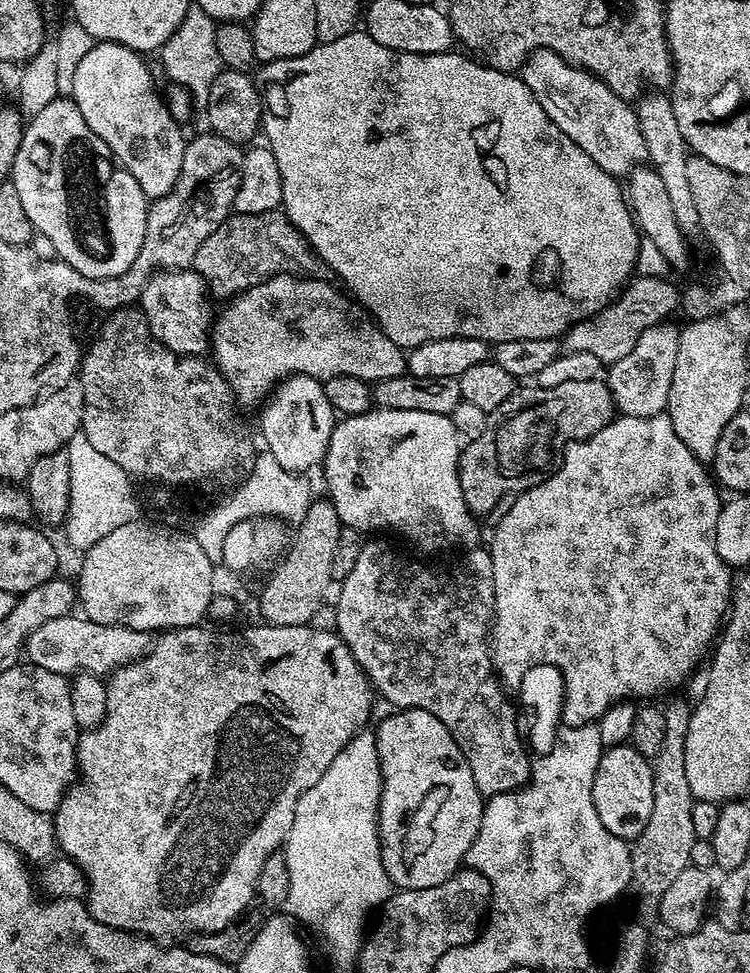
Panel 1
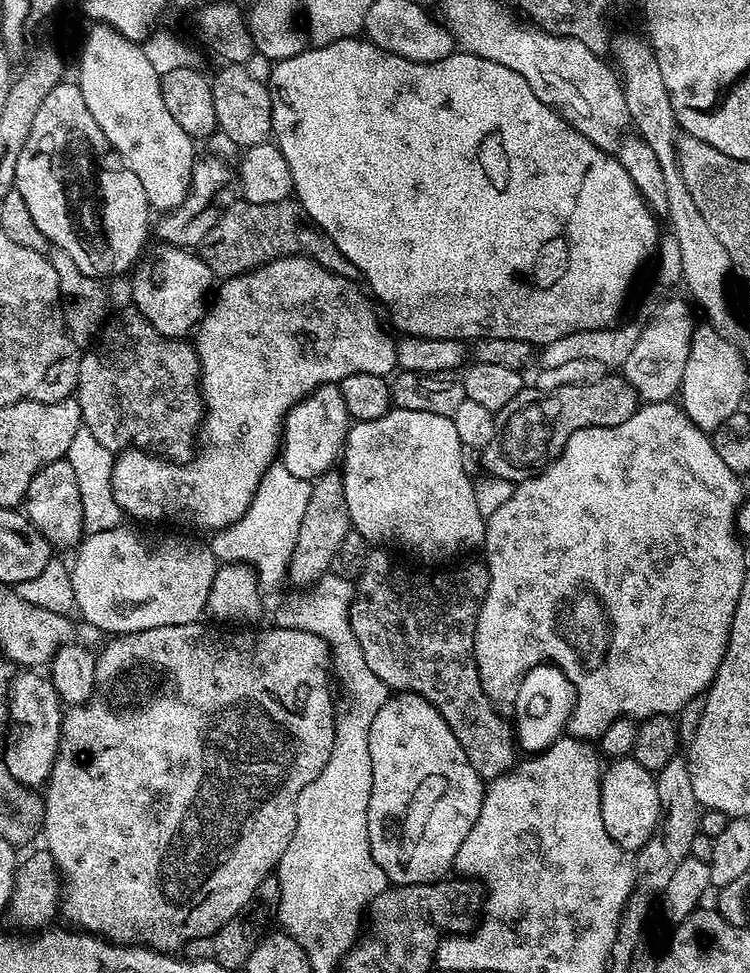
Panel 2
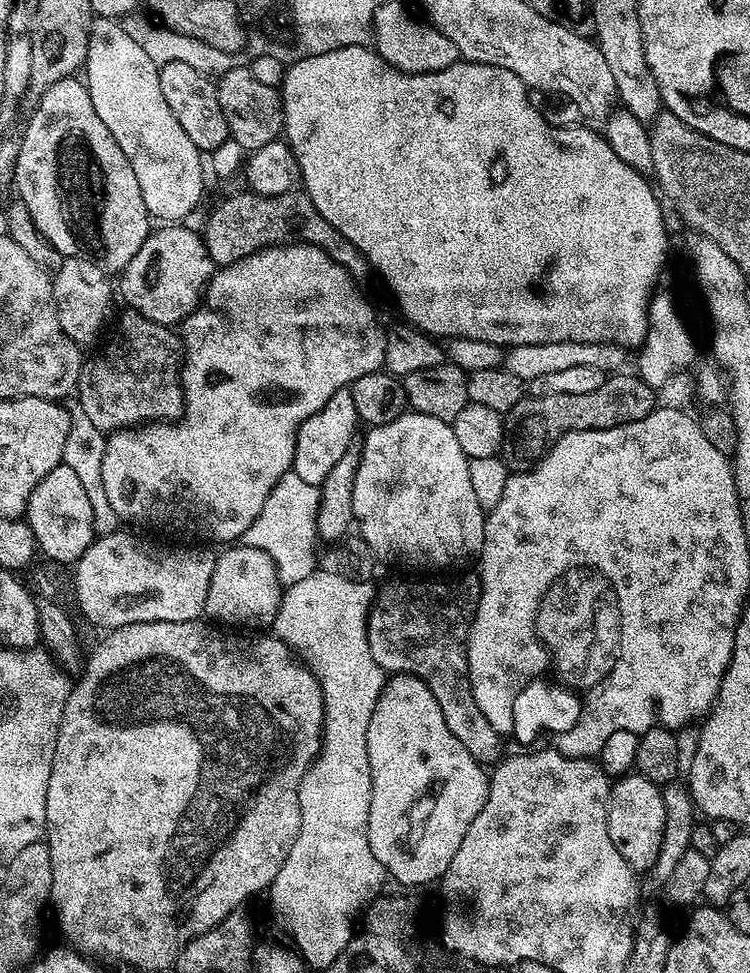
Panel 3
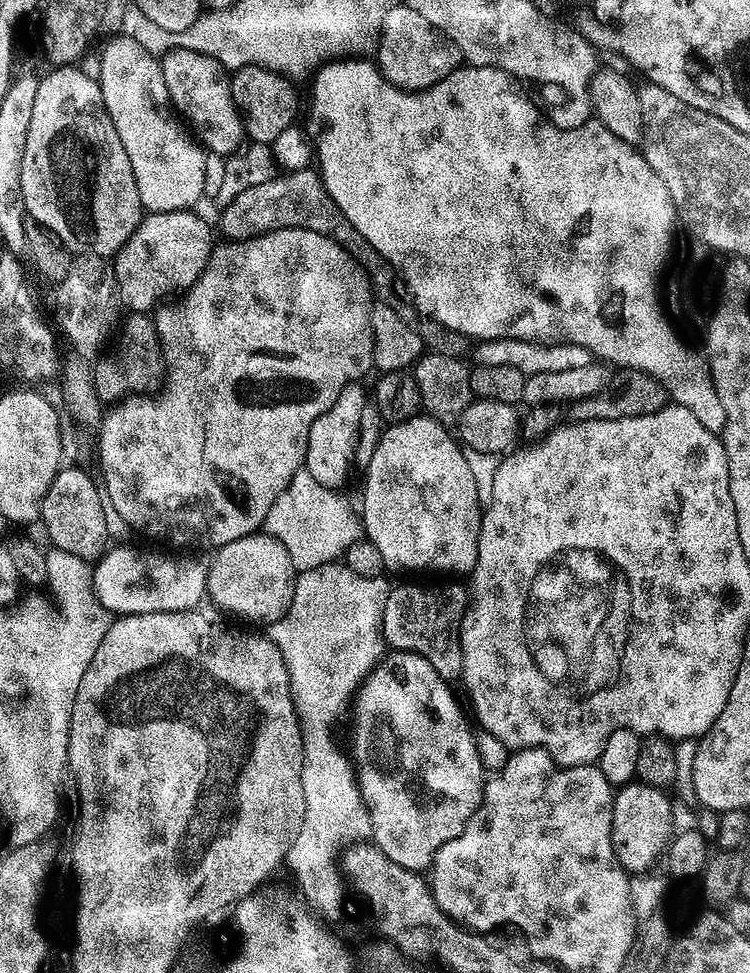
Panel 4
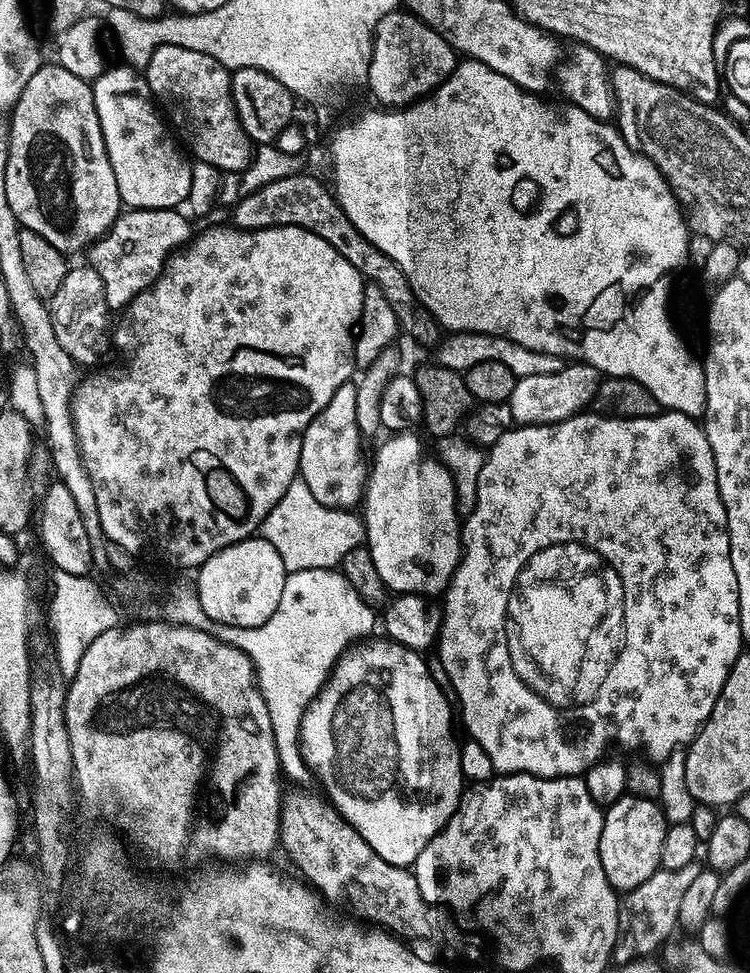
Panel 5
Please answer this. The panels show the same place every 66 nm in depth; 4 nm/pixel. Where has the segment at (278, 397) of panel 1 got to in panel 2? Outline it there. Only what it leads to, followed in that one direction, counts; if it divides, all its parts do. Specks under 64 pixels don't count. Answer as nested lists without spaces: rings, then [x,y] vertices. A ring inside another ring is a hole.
[[[324,384],[320,388],[315,388],[286,414],[279,459],[295,478],[312,482],[317,476],[329,471],[335,465],[332,464],[335,460],[337,463],[349,427],[350,417],[346,404],[342,402],[339,384]]]

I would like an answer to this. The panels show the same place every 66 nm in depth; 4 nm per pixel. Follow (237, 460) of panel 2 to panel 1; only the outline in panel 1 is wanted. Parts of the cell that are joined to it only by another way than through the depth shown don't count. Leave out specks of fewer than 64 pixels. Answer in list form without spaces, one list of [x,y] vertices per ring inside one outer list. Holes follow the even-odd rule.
[[[273,274],[266,282],[231,297],[225,303],[228,305],[221,312],[219,309],[215,317],[210,333],[210,356],[241,405],[259,405],[281,380],[290,376],[313,376],[321,382],[331,376],[353,376],[375,382],[405,375],[405,349],[386,338],[384,331],[361,304],[357,304],[335,283],[300,278],[296,274]]]

